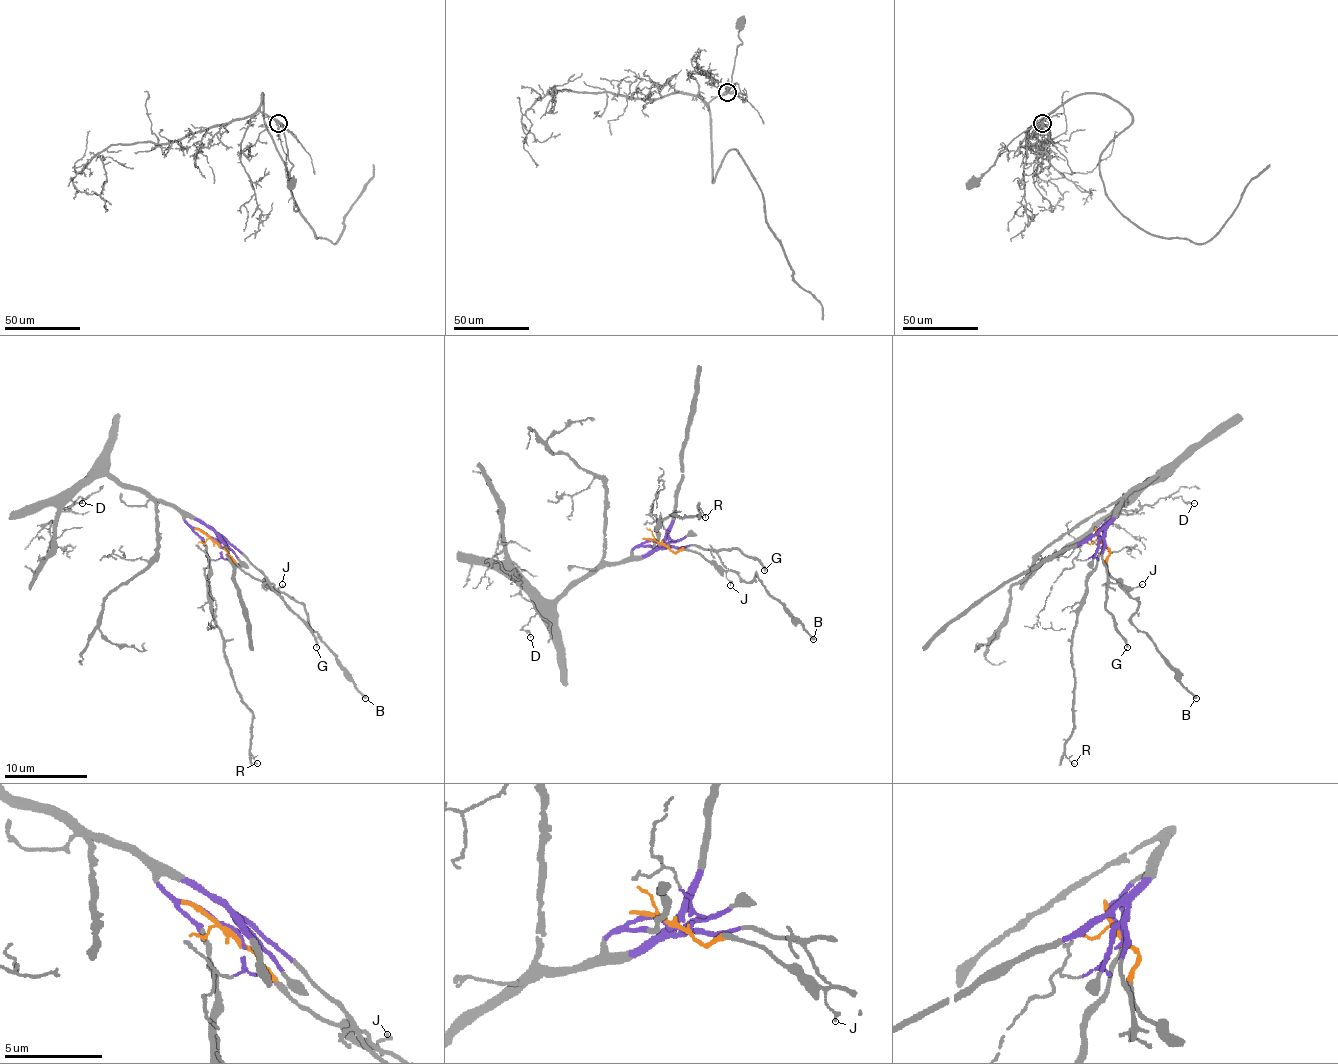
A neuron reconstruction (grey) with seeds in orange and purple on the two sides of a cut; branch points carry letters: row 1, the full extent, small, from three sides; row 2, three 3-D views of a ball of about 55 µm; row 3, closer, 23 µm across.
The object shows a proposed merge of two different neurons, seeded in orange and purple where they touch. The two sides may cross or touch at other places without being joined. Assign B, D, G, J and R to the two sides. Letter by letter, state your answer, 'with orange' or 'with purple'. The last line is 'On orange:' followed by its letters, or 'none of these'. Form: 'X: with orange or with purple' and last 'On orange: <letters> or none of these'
B: with orange
D: with purple
G: with purple
J: with orange
R: with purple
On orange: B, J

